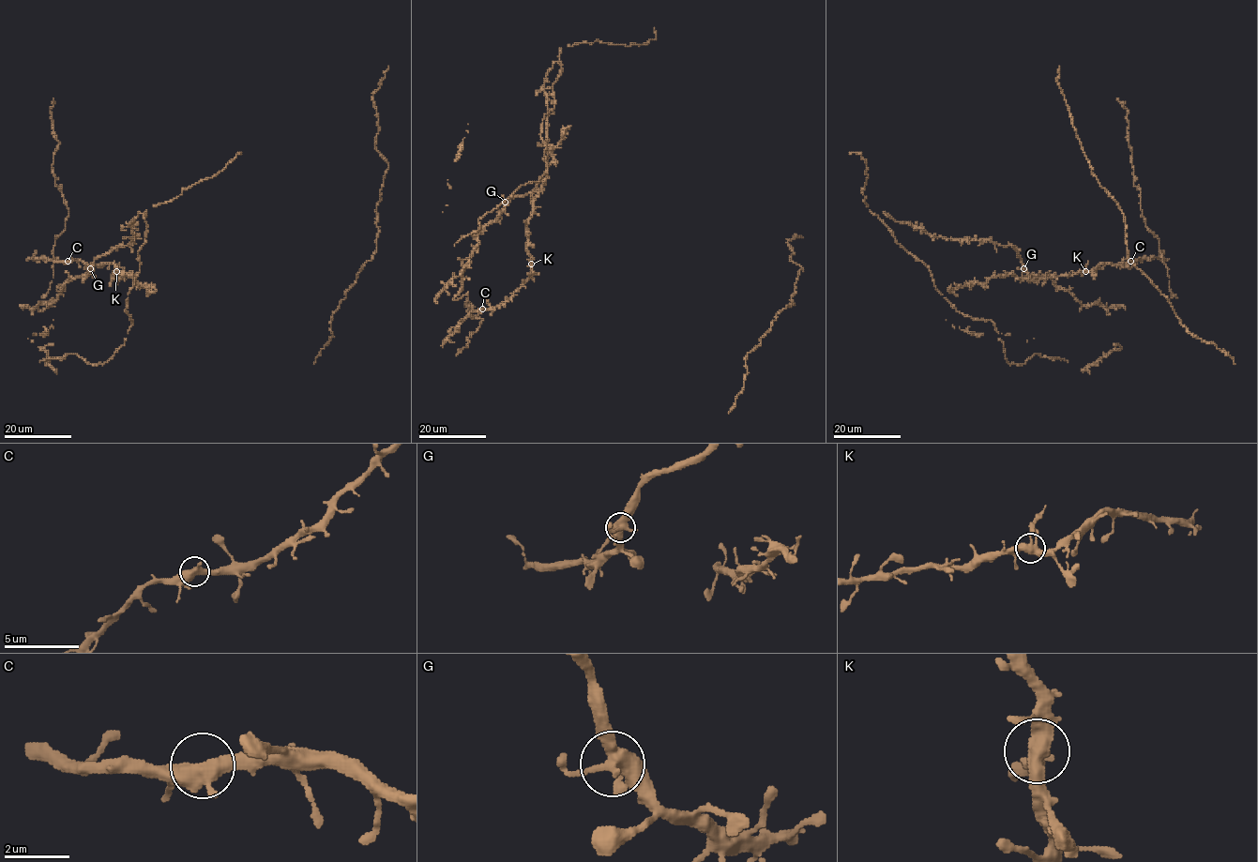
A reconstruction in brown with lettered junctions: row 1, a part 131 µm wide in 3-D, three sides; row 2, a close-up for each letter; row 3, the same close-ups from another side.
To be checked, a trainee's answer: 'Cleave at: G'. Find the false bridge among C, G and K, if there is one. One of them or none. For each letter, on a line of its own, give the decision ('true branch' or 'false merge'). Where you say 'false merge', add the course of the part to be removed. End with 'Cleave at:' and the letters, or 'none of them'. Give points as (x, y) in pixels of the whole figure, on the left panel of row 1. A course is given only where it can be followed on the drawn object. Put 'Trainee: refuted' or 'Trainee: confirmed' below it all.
C: true branch
G: true branch
K: true branch
Cleave at: none of them
Trainee: refuted

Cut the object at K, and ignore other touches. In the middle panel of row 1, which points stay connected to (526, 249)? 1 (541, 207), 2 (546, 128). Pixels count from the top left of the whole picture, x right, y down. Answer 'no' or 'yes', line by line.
1: yes
2: no

